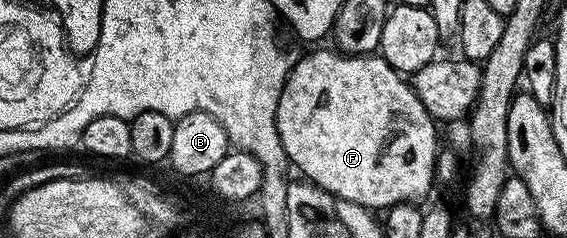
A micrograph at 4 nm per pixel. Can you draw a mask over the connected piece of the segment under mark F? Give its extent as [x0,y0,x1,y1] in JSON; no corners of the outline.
[277,49,441,212]

